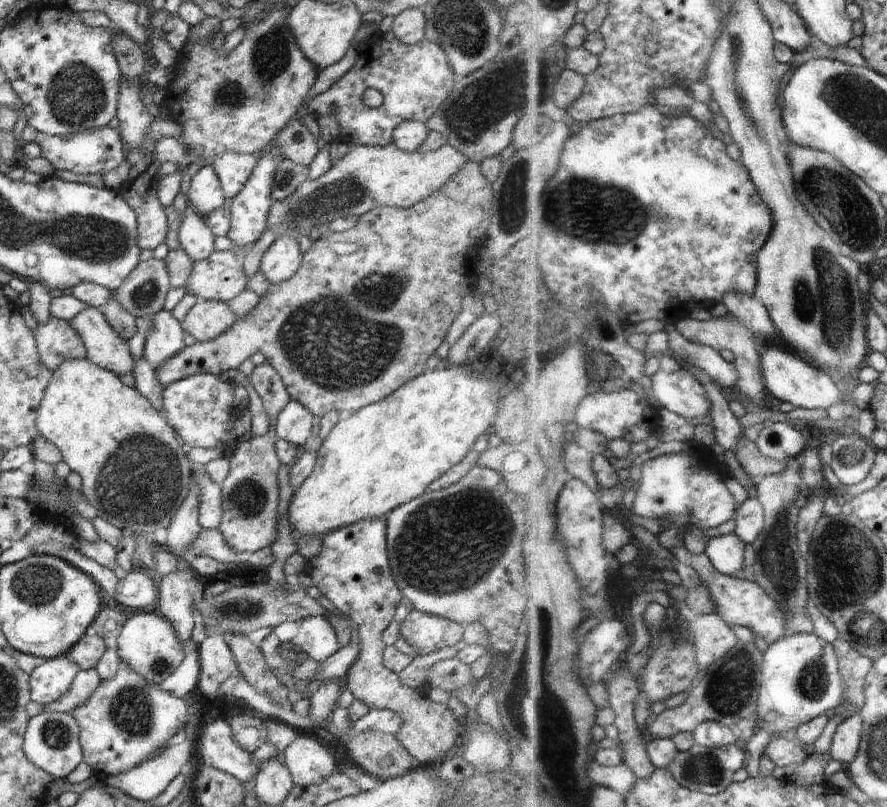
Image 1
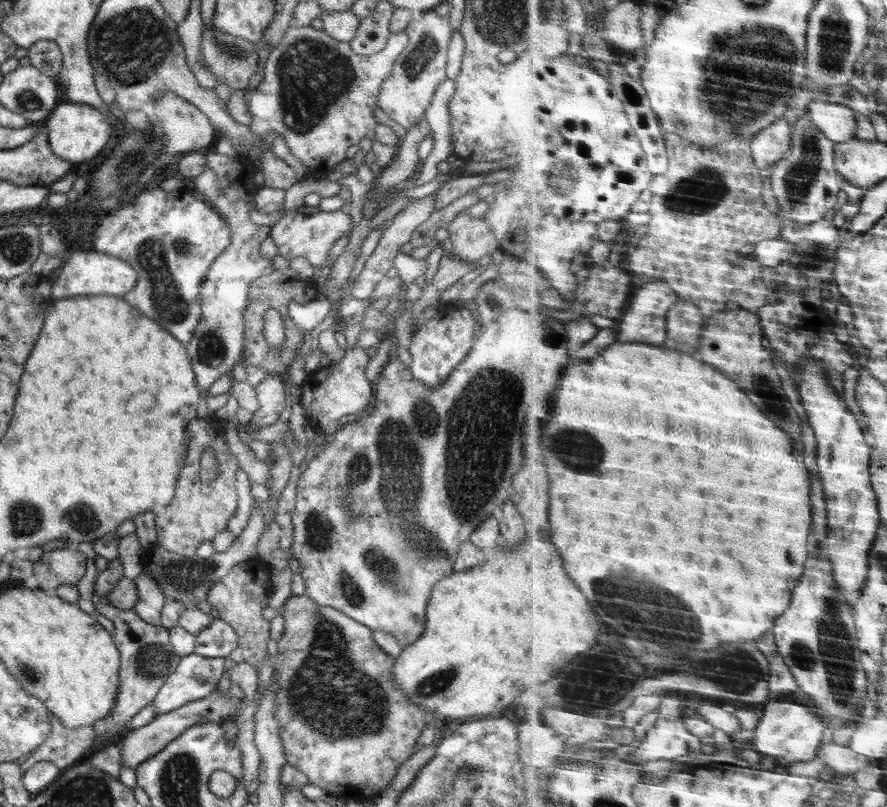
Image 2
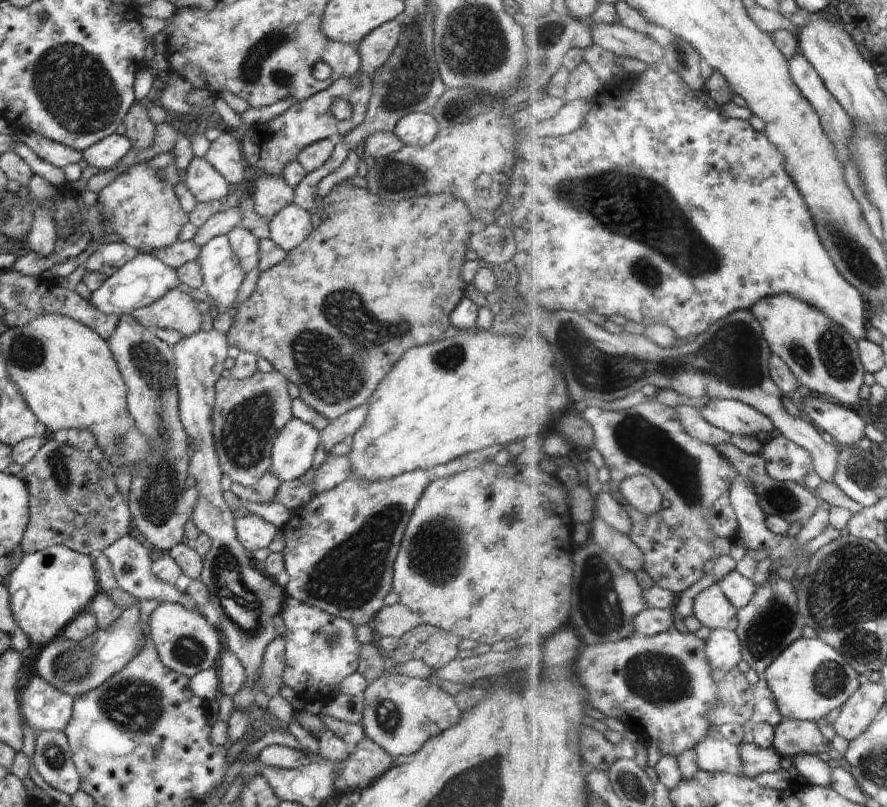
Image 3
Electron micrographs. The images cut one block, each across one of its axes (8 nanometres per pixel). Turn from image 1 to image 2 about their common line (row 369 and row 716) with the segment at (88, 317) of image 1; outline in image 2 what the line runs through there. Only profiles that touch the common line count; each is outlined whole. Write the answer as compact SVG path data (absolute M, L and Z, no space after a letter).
M94 590L91 595L91 600L93 606L97 609L97 612L104 615L114 623L114 635L111 637L113 638L116 648L118 648L120 656L120 685L118 685L118 695L116 695L116 705L108 711L107 716L100 718L95 723L95 734L98 736L98 730L100 730L100 728L102 735L105 733L120 734L121 731L126 728L127 722L130 722L134 716L137 716L138 712L140 712L146 704L151 704L153 702L154 697L160 690L160 687L164 684L166 677L170 676L170 673L174 672L174 670L178 667L181 657L177 656L174 651L169 637L169 630L164 626L146 623L144 620L140 619L133 610L119 610L114 606L110 606L107 596L102 597L99 594L94 594Z

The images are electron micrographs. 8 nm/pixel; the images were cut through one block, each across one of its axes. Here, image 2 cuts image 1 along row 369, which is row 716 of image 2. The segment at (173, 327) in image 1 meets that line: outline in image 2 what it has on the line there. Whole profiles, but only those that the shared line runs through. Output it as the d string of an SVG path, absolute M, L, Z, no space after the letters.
M198 654L184 656L178 667L166 677L154 697L154 717L161 716L214 691L224 671L224 658L207 658Z

